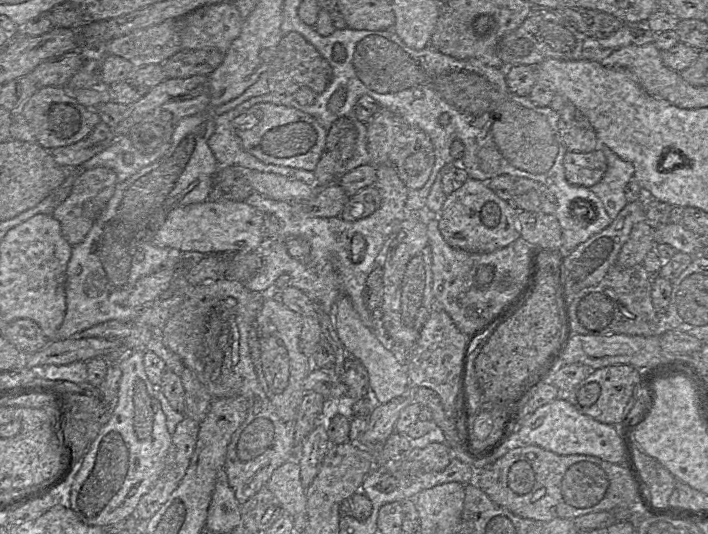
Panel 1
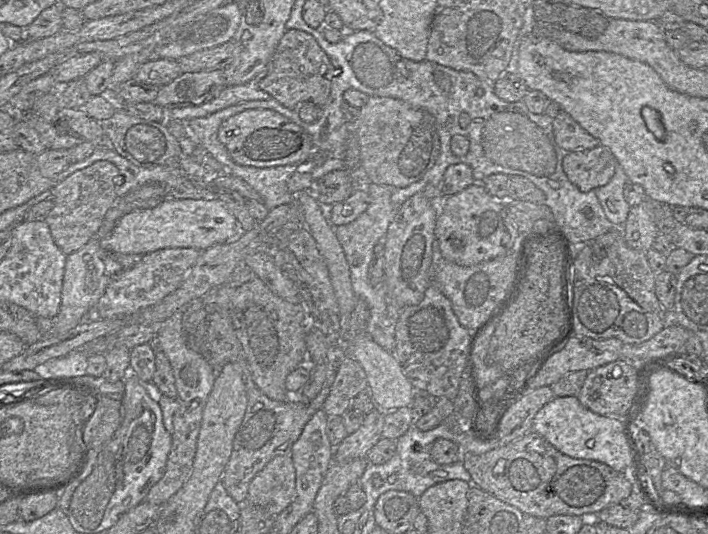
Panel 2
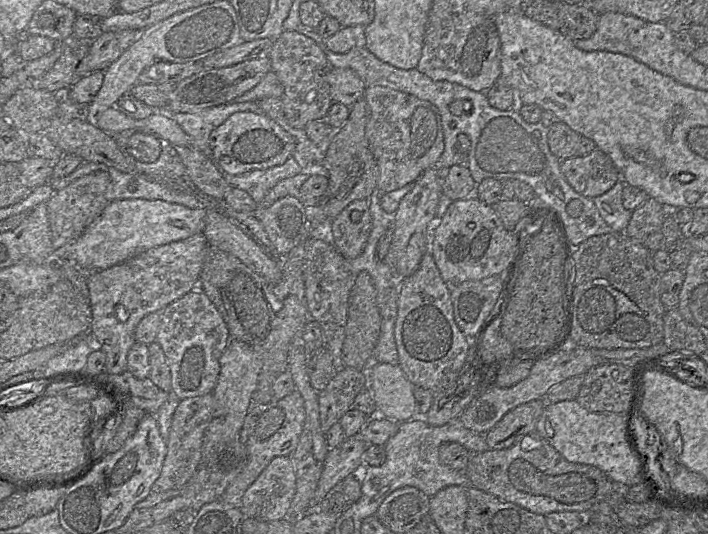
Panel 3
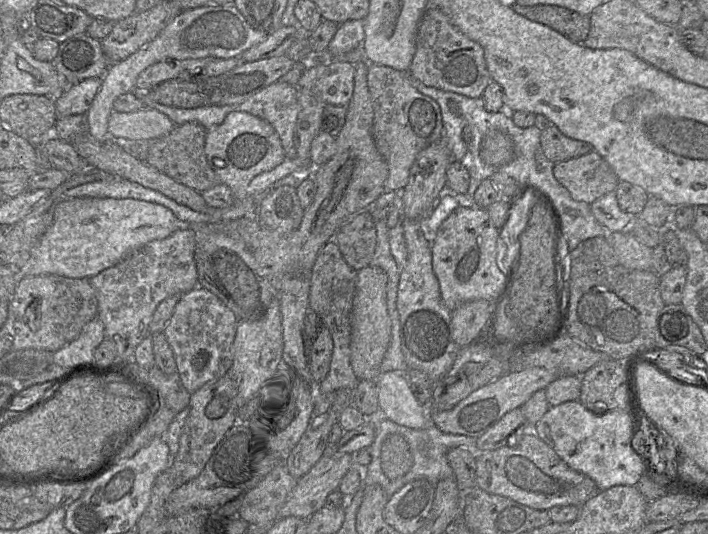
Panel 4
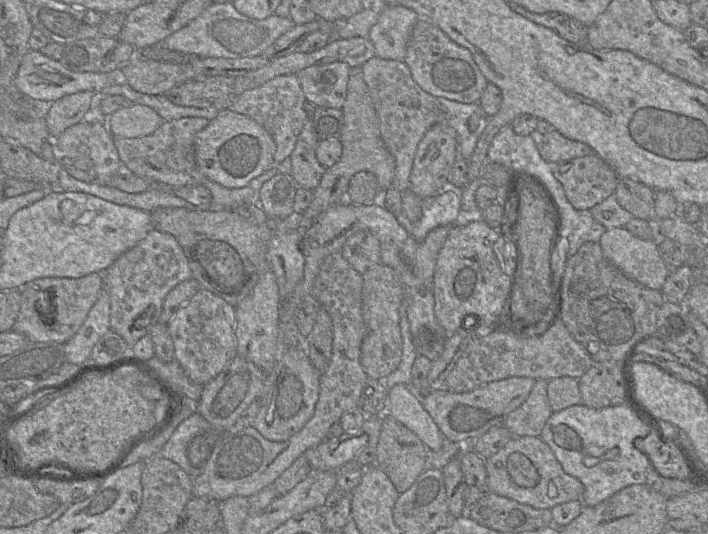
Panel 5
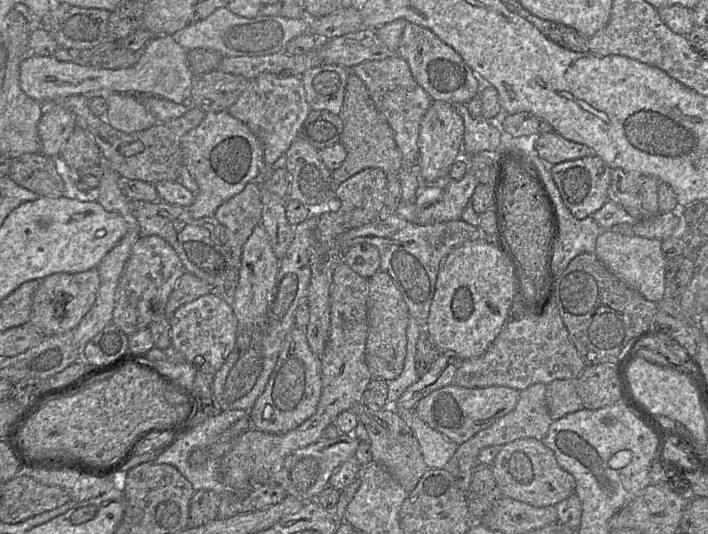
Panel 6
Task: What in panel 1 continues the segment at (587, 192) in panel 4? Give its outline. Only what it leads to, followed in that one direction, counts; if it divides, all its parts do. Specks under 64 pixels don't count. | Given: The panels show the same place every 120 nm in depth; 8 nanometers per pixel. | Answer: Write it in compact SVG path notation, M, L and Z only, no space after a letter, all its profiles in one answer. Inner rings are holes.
M601 149L592 152L567 151L564 156L567 181L590 188L601 181L607 170L607 159Z

